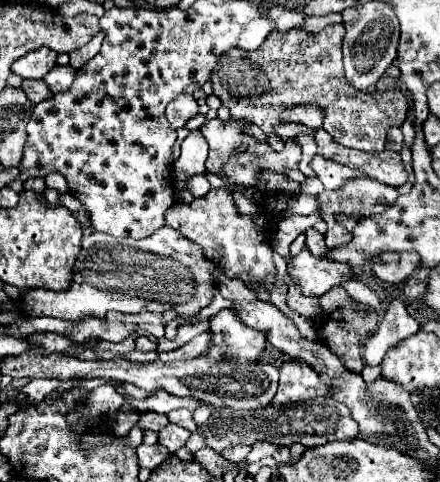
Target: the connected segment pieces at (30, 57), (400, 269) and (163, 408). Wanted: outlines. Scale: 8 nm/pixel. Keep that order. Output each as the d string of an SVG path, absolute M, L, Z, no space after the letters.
M39 48L31 54L25 54L23 58L19 58L11 70L13 74L21 76L21 78L43 78L57 60L57 52L51 48Z
M383 252L373 260L373 272L377 278L389 284L405 282L413 270L419 268L419 254L415 252Z
M116 386L116 390L124 396L125 401L137 408L139 414L145 414L145 412L157 412L157 414L167 414L175 408L189 408L189 410L195 410L197 406L207 406L205 402L201 400L193 400L193 398L177 398L173 394L167 394L163 390L151 394L149 398L145 400L134 400L125 393L125 390L121 386Z

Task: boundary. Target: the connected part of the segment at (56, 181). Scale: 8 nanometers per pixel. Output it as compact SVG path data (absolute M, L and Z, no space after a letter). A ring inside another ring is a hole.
M59 172L47 174L47 176L45 176L45 184L47 184L49 188L55 188L59 194L65 194L65 192L67 192L67 182L65 182L65 178L63 178Z

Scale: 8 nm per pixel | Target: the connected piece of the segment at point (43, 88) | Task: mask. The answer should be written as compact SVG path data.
M23 80L23 84L21 84L21 90L25 90L25 94L27 94L27 98L31 100L31 102L41 102L41 100L45 100L45 98L49 98L53 92L47 88L47 84L43 84L41 80L35 80L35 82L31 82L31 80Z

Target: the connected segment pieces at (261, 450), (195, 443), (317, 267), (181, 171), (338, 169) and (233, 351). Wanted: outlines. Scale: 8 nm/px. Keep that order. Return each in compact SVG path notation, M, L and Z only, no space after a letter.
M255 442L253 450L247 456L247 464L253 464L253 462L257 462L261 458L270 457L271 454L275 453L275 450L277 450L277 446L271 444L271 442Z
M196 430L191 433L191 436L187 440L185 446L192 454L195 454L198 450L205 446L205 437L201 436L198 430Z
M303 248L299 256L291 256L289 274L299 280L305 296L323 296L331 288L351 280L353 270L347 264L315 258L307 248Z
M193 130L181 142L181 156L175 160L175 202L181 202L179 192L187 190L187 178L195 174L205 174L207 160L207 142L199 130Z
M315 156L311 160L311 168L315 172L315 176L323 182L323 186L327 190L337 190L337 188L343 188L343 184L353 178L353 176L365 176L361 172L355 172L355 170L349 170L347 166L341 166L337 162L331 162L331 160L325 160L321 156Z
M221 310L209 318L211 344L205 356L211 362L233 360L237 364L255 362L257 356L265 350L265 334L245 326L233 310Z

